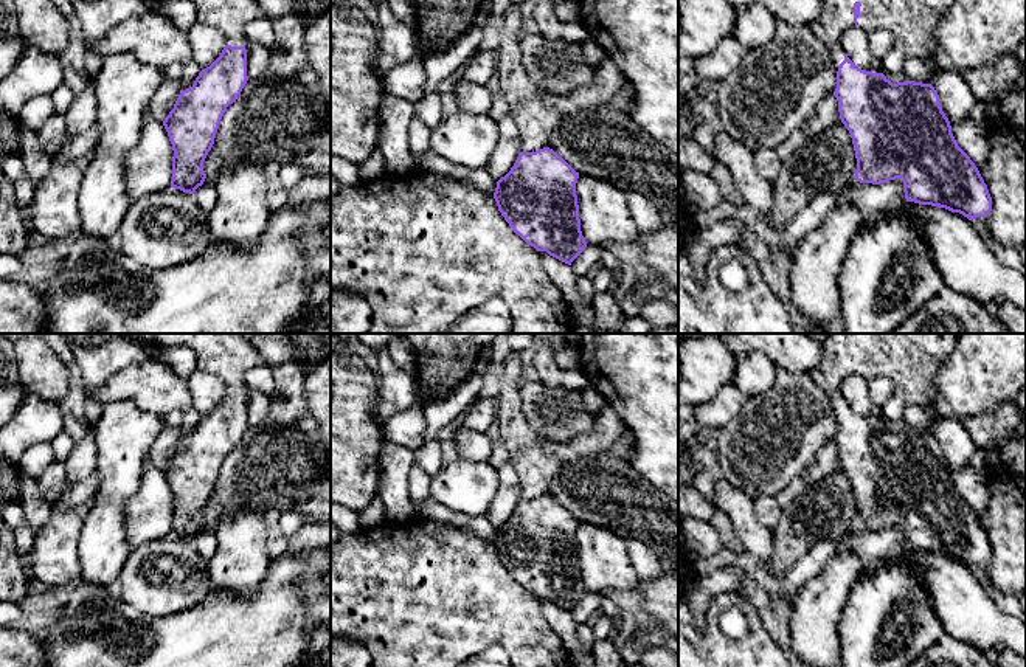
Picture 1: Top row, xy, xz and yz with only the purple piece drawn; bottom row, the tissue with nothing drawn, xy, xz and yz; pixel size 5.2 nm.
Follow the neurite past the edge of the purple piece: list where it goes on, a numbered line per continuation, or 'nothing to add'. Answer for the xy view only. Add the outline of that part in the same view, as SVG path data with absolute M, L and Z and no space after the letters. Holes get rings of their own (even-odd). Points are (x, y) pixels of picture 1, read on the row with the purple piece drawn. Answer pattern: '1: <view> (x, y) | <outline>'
1: xy (228, 16) | M189 0L196 6L196 22L214 26L224 33L227 45L250 45L245 36L245 25L261 17L256 0Z

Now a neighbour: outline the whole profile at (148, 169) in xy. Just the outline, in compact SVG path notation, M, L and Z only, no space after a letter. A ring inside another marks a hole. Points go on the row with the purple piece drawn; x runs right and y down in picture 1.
M144 110L141 138L124 163L126 189L130 200L171 188L172 144L163 123Z

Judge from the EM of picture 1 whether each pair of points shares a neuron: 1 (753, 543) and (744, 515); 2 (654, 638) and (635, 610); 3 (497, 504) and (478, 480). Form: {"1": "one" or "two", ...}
{"1": "one", "2": "one", "3": "two"}

